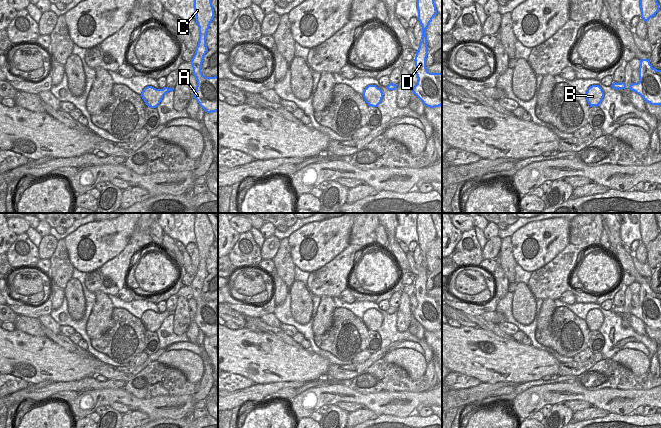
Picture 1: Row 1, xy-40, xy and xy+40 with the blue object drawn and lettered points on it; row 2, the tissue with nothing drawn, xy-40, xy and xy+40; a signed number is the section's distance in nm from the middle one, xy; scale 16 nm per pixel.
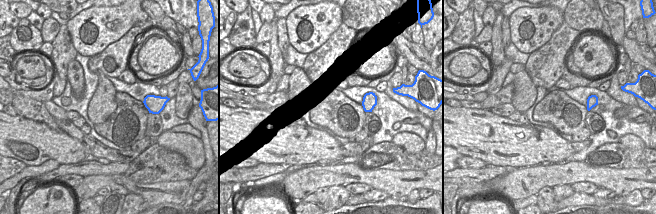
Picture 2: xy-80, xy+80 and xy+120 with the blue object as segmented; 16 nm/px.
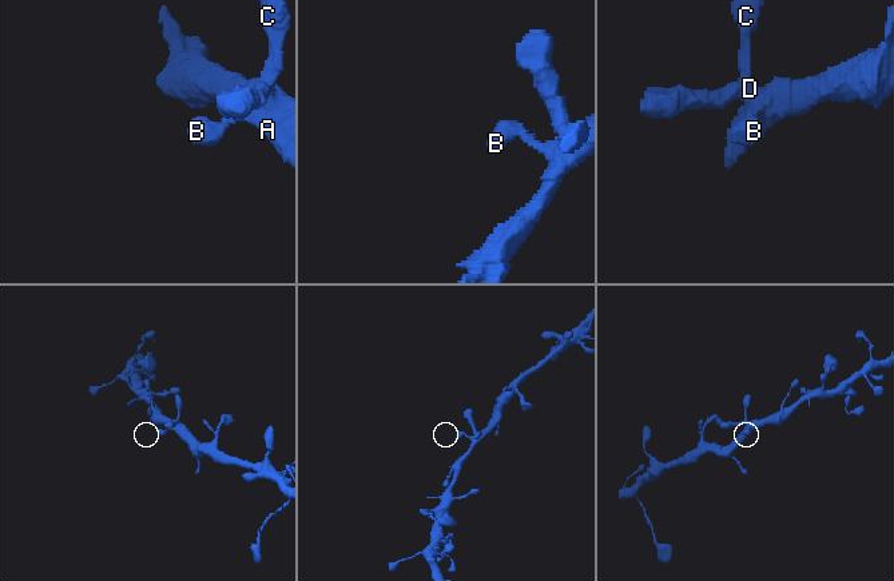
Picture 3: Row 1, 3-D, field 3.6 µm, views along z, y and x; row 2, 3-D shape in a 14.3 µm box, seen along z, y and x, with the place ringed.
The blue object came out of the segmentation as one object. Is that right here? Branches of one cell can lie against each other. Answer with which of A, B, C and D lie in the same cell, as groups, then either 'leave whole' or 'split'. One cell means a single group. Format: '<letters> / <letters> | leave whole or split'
A B C D | leave whole

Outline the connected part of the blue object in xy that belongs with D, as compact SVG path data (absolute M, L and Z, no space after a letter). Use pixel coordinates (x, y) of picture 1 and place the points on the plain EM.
M418 213L417 234L418 244L422 250L422 265L414 283L418 305L412 316L425 330L434 332L442 329L442 297L430 297L426 292L428 278L426 253L437 238L430 213Z

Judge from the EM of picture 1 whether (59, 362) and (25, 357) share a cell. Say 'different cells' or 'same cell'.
same cell

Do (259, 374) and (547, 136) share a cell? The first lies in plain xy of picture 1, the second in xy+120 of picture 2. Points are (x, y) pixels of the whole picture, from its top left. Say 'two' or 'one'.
one

